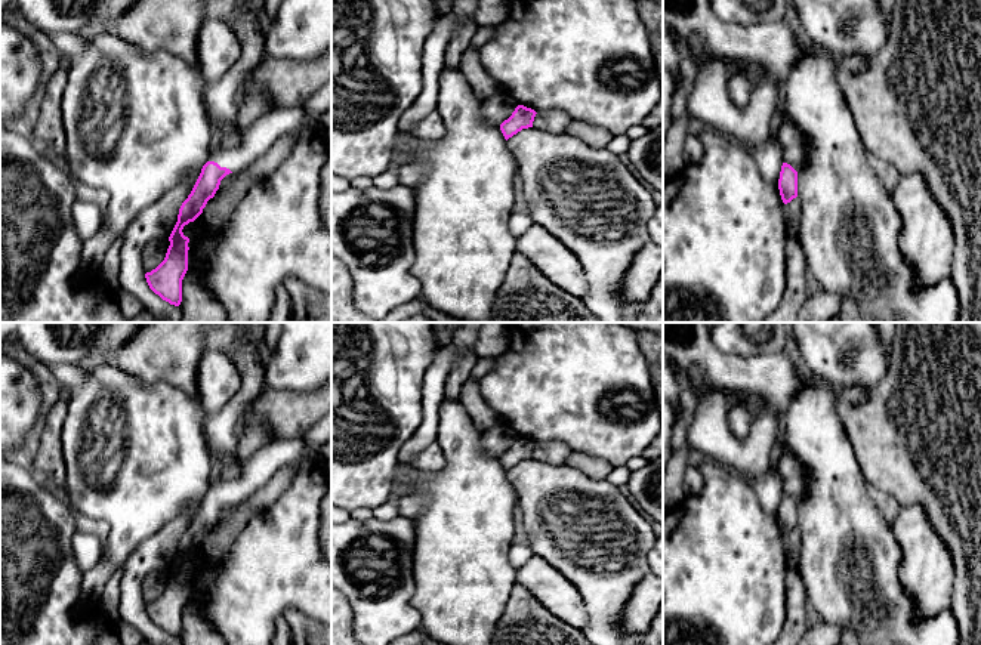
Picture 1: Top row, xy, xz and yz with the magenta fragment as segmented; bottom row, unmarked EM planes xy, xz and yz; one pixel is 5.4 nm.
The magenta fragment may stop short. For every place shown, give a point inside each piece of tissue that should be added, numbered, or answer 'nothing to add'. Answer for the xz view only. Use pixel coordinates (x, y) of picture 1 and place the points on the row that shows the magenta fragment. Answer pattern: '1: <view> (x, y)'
nothing to add

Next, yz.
nothing to add

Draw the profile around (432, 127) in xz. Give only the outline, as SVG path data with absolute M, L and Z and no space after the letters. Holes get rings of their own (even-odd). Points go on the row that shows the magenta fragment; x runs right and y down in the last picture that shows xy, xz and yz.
M436 109L431 111L408 133L420 141L434 142L444 136L445 124Z

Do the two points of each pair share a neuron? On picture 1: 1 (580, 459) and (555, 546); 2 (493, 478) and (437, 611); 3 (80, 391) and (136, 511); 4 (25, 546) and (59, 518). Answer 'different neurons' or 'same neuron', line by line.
1: different neurons
2: same neuron
3: same neuron
4: same neuron

